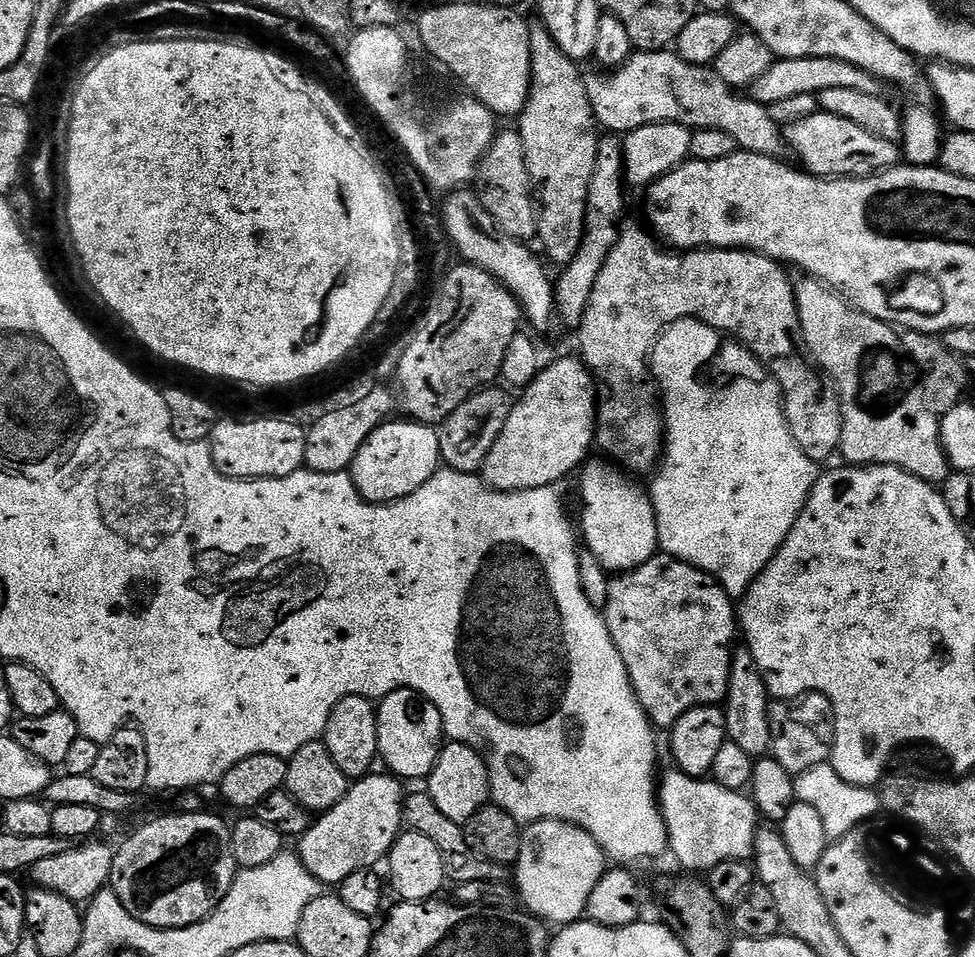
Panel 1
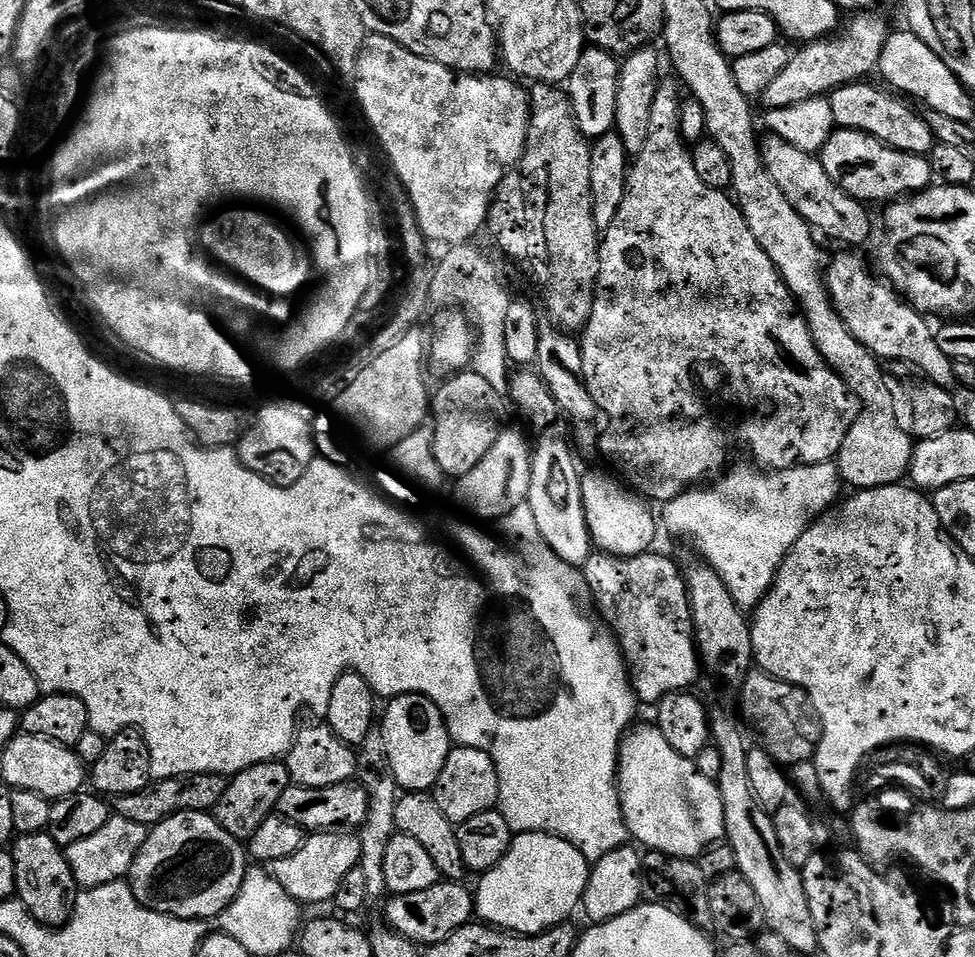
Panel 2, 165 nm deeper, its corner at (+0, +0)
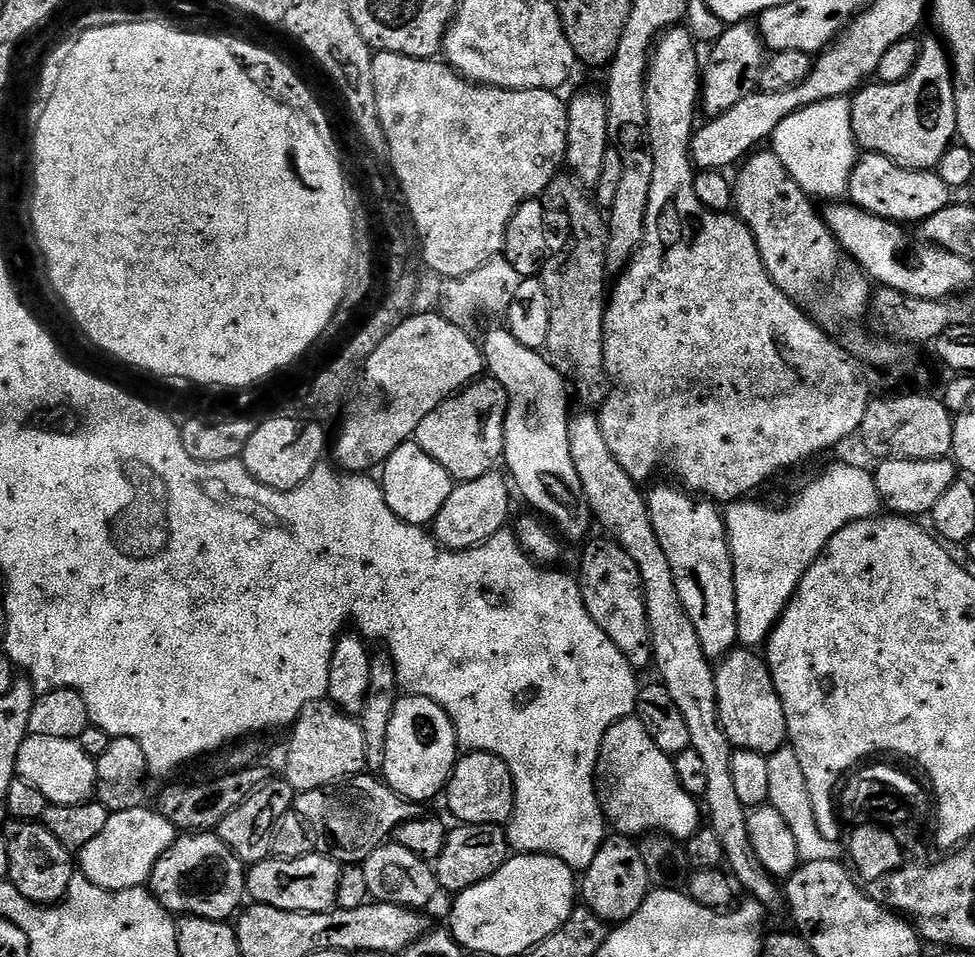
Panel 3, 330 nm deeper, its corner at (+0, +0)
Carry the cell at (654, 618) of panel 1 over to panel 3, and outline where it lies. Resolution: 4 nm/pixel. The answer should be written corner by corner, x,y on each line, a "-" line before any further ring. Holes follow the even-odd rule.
611,538
596,540
593,544
585,543
584,557
580,560
578,583
582,590
582,598
586,602
586,610
598,626
622,650
626,662
637,670
653,663
652,639
650,626
646,618
646,602
644,601
644,583
638,574
638,566
626,550

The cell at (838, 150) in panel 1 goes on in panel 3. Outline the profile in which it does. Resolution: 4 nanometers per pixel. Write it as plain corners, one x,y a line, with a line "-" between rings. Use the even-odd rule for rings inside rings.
864,152
850,174
847,199
855,207
883,220
901,226
916,226
926,218
938,214
938,210
946,210
946,206
953,203
954,192
934,170
910,170
898,166
898,162
890,162
890,158
882,158
882,154

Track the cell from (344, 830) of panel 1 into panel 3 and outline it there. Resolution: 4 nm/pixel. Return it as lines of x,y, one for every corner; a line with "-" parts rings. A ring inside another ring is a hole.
323,854
293,860
259,860
247,869
246,892
255,903
274,906
278,910
327,912
329,908
336,907
340,870
341,865
337,861

